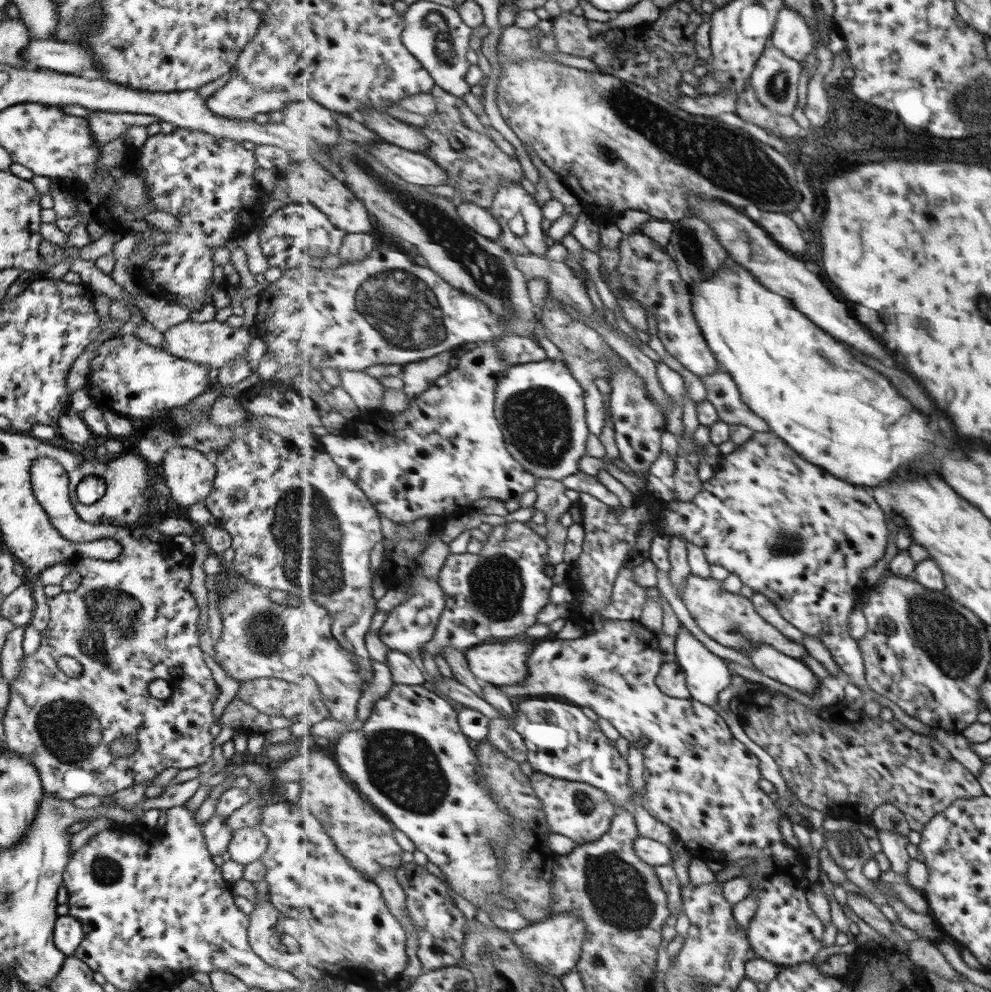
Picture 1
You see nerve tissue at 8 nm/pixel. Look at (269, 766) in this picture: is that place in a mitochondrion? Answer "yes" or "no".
no

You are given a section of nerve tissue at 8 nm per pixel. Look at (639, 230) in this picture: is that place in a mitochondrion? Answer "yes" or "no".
no

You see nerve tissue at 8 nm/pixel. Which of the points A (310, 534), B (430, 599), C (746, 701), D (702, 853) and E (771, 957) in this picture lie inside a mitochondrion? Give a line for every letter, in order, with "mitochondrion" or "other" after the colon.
A: mitochondrion
B: other
C: other
D: other
E: other

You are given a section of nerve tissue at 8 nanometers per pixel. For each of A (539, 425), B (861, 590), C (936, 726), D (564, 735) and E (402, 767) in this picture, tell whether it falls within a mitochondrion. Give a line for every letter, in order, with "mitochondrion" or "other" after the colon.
A: mitochondrion
B: other
C: other
D: other
E: mitochondrion

